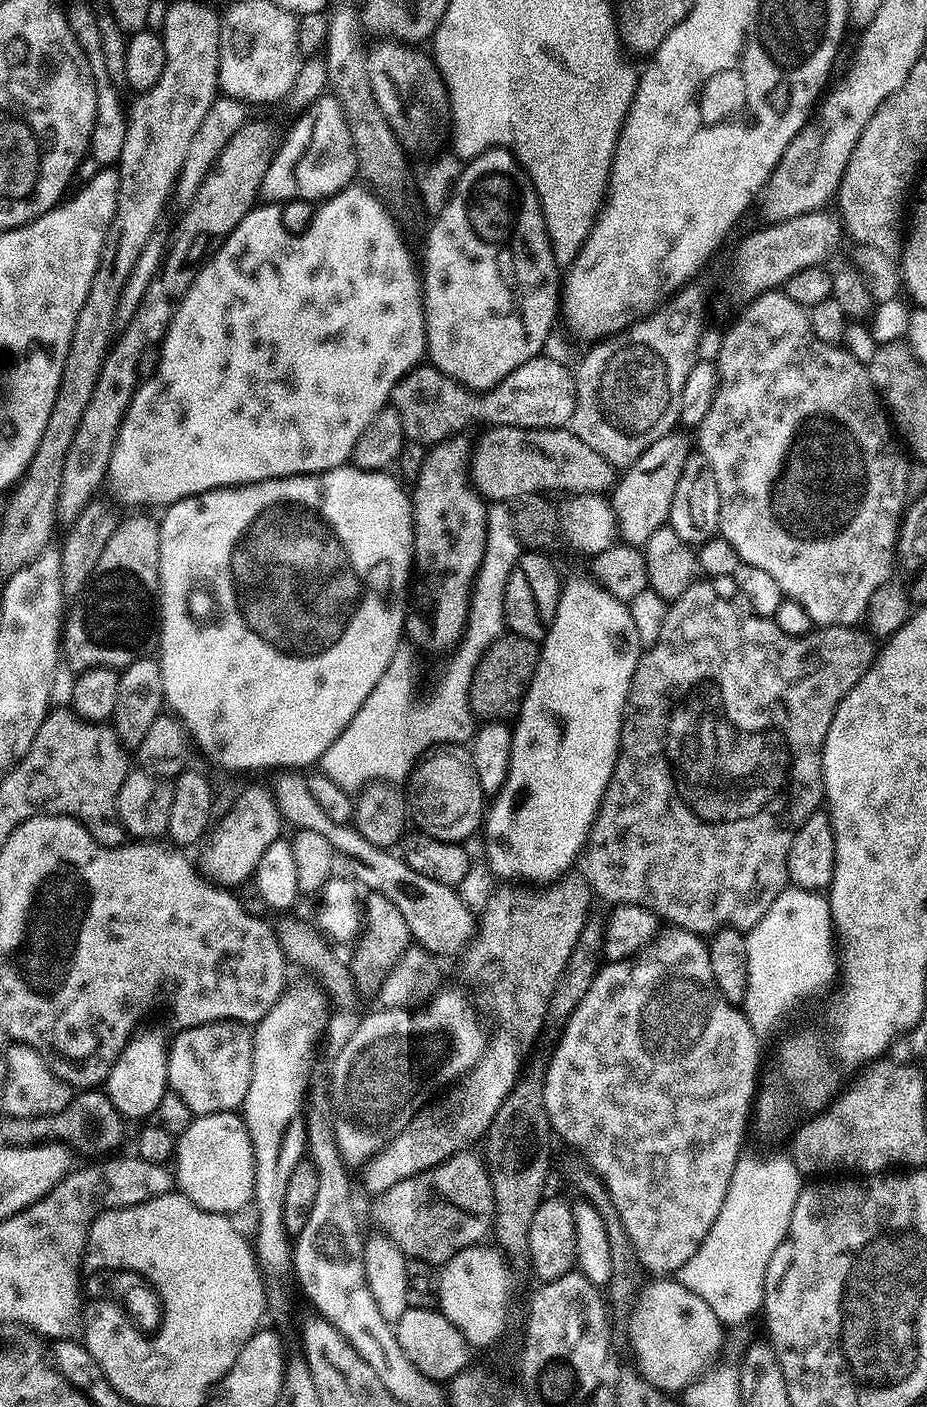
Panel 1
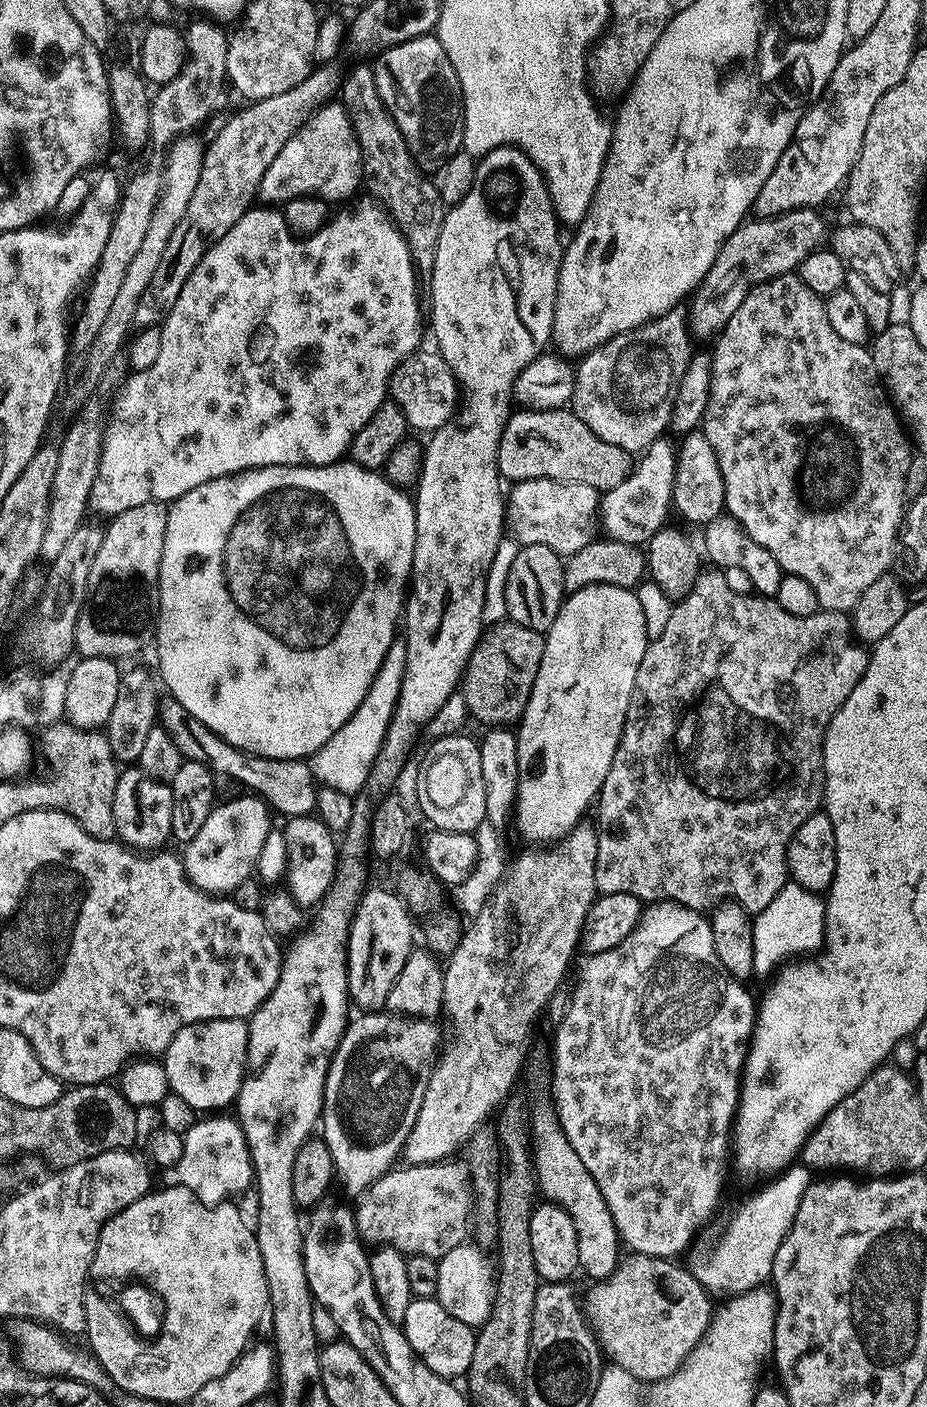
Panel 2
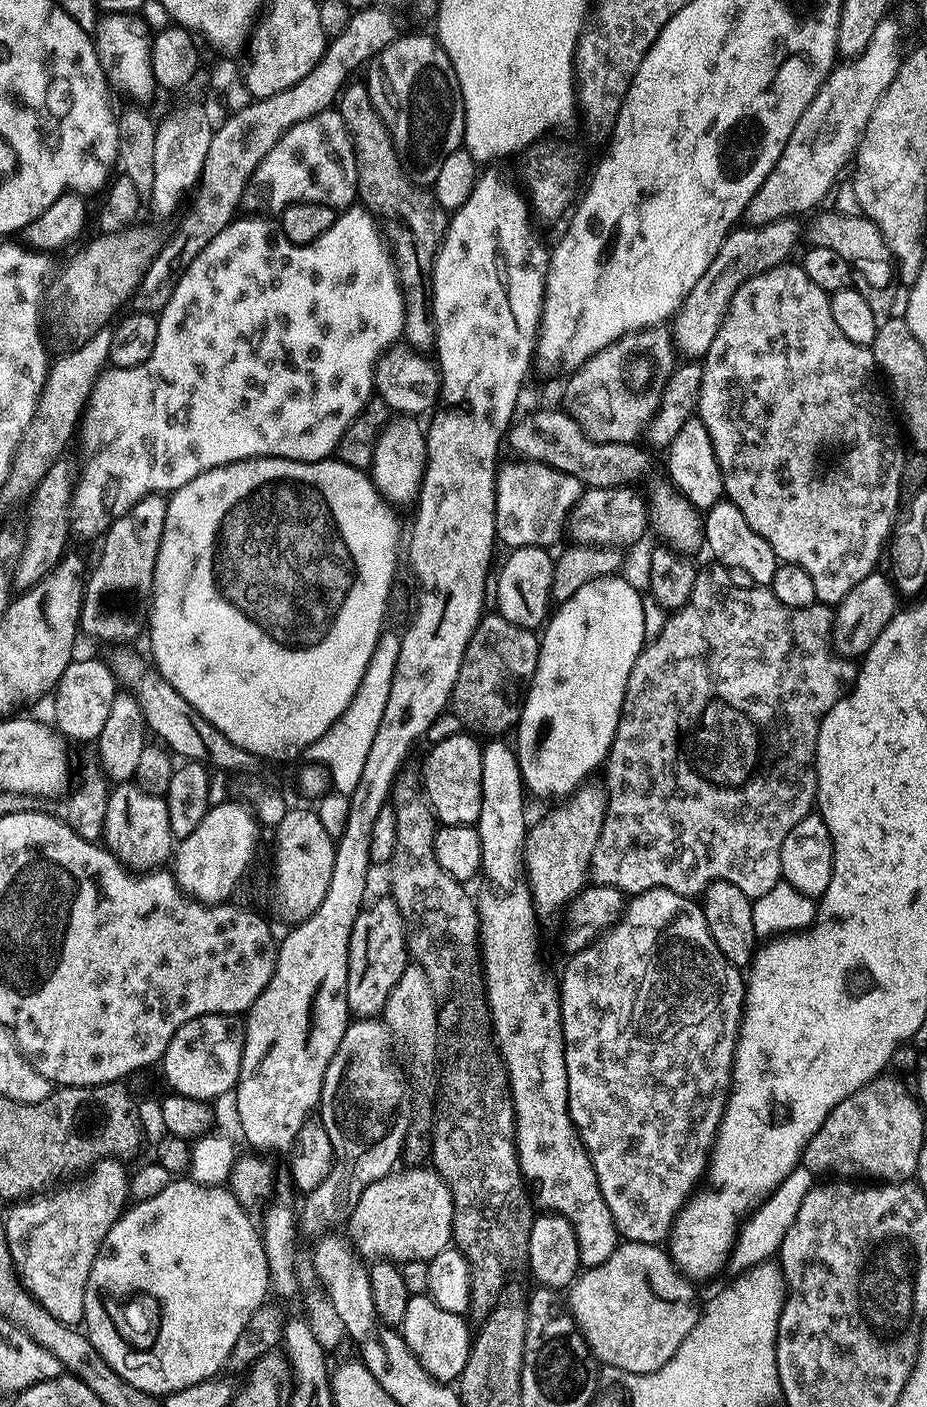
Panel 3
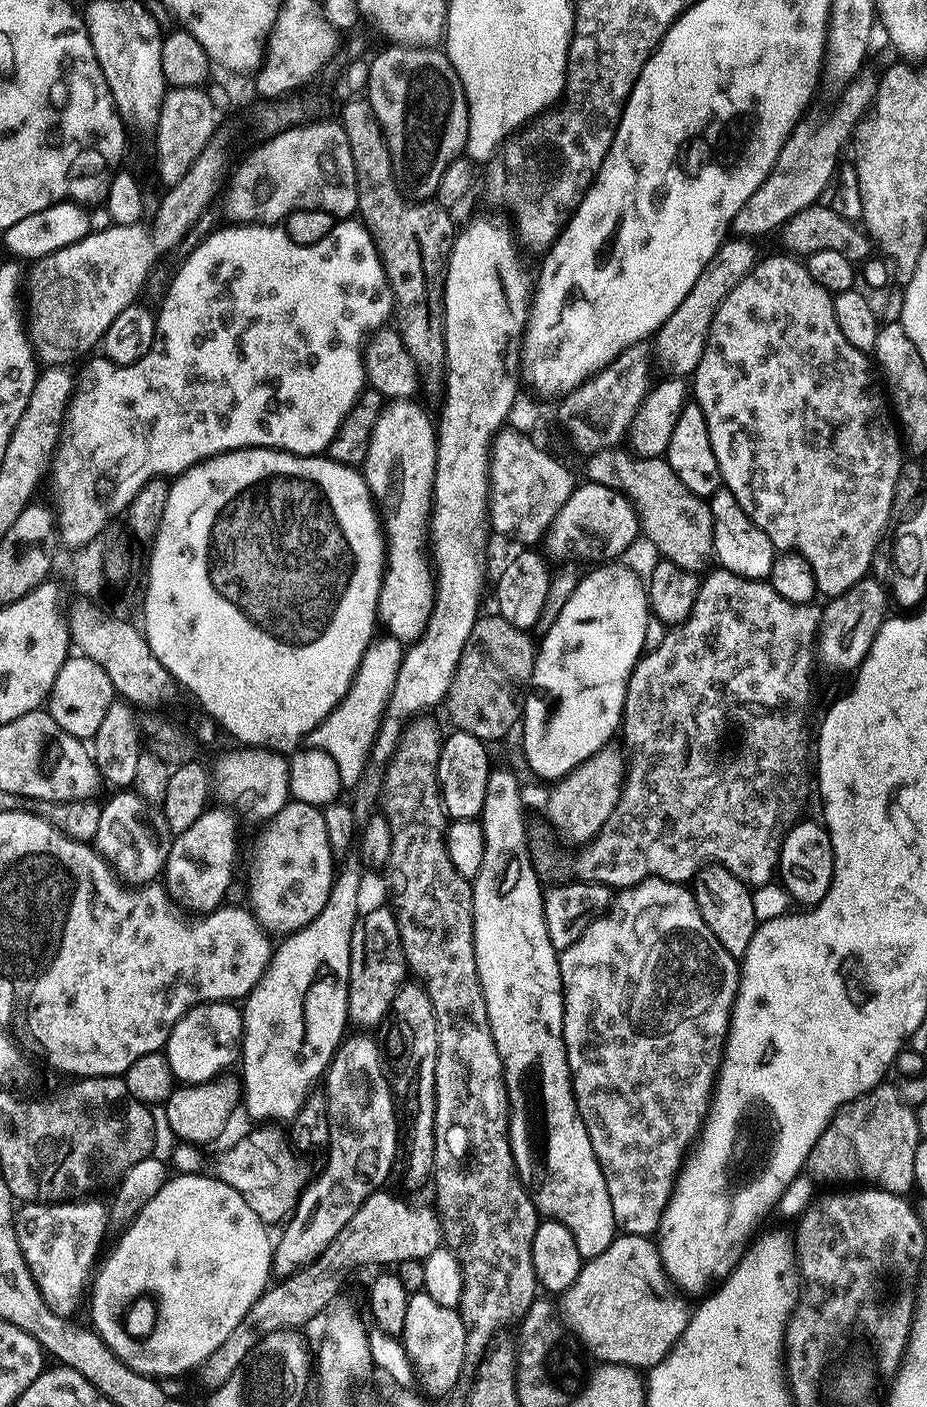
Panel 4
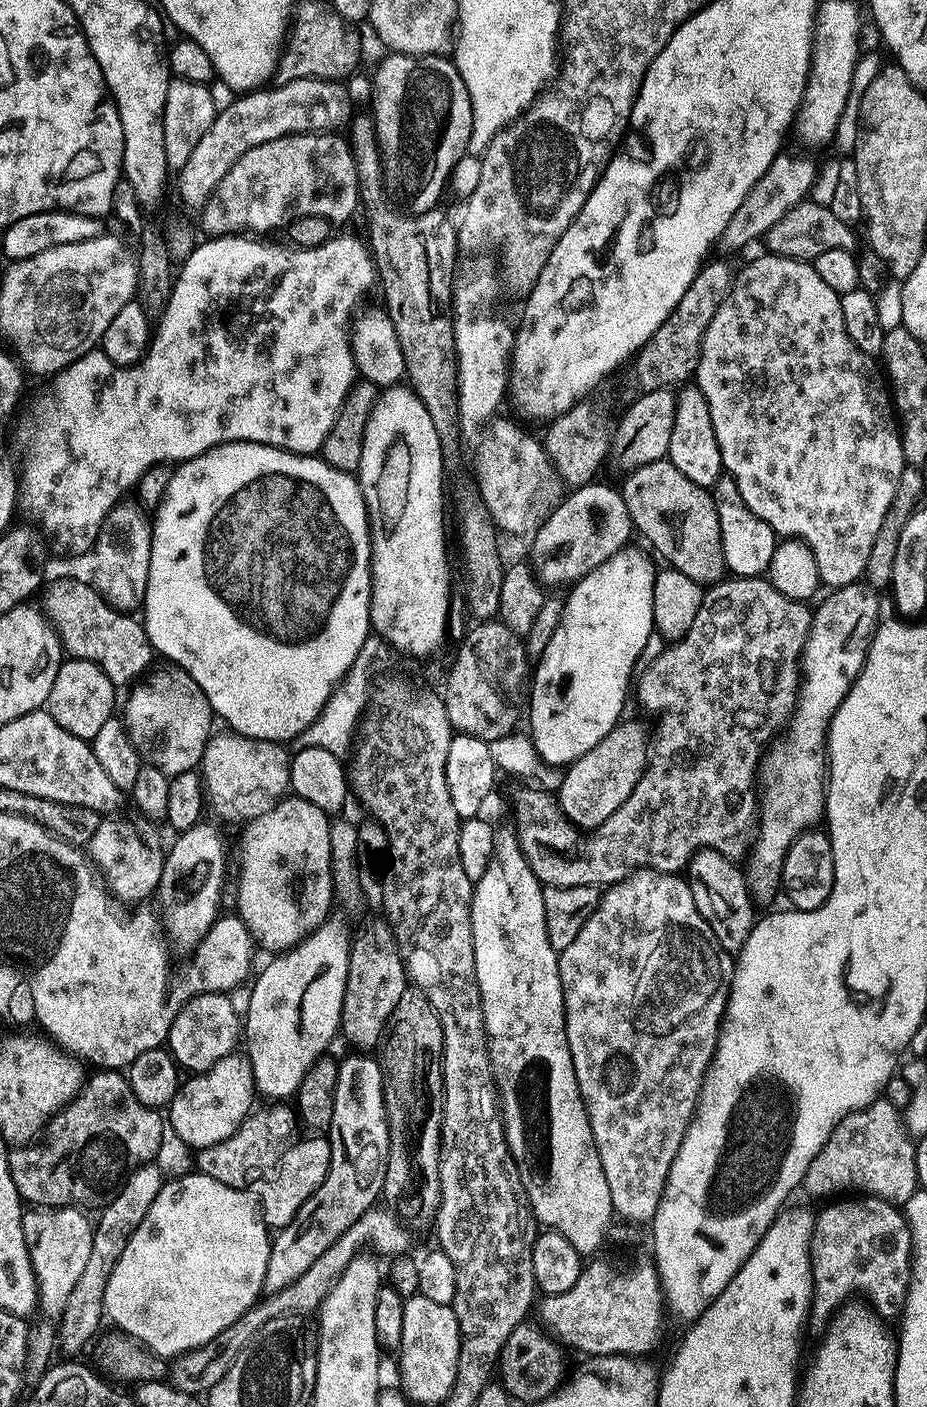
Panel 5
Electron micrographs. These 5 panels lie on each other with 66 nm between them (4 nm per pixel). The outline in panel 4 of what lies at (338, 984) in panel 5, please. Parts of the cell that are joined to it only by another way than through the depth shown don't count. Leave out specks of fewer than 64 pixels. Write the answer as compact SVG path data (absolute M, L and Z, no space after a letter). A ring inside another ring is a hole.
M348 868L344 873L337 875L332 882L332 889L328 895L326 906L318 914L318 918L314 918L305 928L300 928L299 931L287 935L281 944L275 945L272 959L269 960L266 970L262 974L262 978L253 986L252 991L248 993L242 1004L242 1015L244 1017L244 1039L242 1041L242 1062L244 1060L244 1076L242 1075L242 1104L243 1107L248 1107L248 1112L252 1116L257 1116L260 1122L270 1122L272 1120L285 1120L291 1122L295 1120L296 1115L300 1112L300 1107L310 1095L313 1089L312 1082L320 1075L327 1071L332 1063L332 1057L336 1054L336 1049L340 1047L345 1039L346 1031L344 1027L349 1027L348 1019L348 979L350 978L350 942L352 941L352 931L356 928L356 922L361 915L362 907L360 908L360 876L354 869ZM304 1004L304 1014L306 1018L306 1032L310 1036L310 1040L326 1040L326 1042L300 1042L300 1006Z

